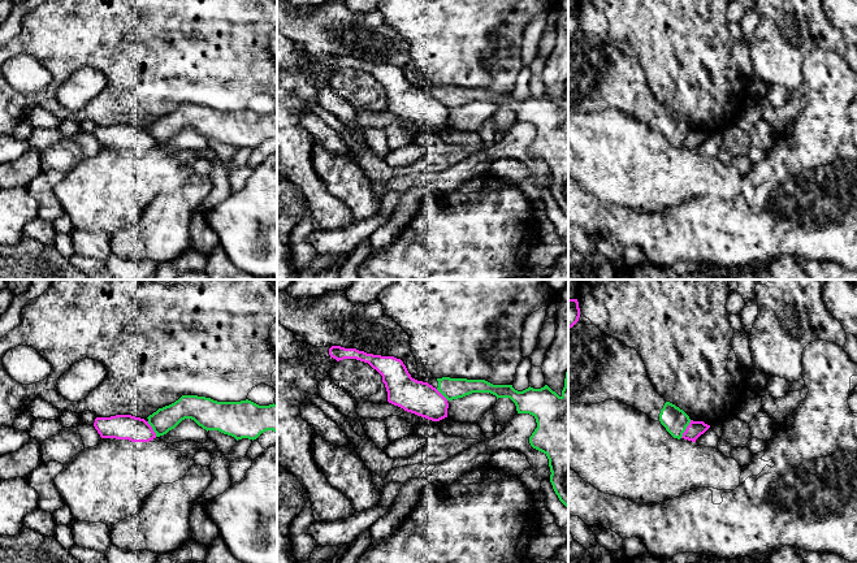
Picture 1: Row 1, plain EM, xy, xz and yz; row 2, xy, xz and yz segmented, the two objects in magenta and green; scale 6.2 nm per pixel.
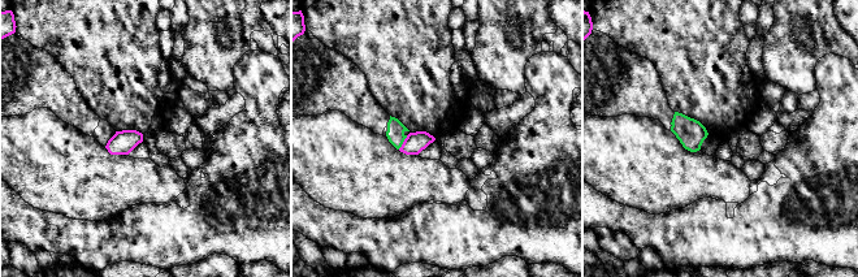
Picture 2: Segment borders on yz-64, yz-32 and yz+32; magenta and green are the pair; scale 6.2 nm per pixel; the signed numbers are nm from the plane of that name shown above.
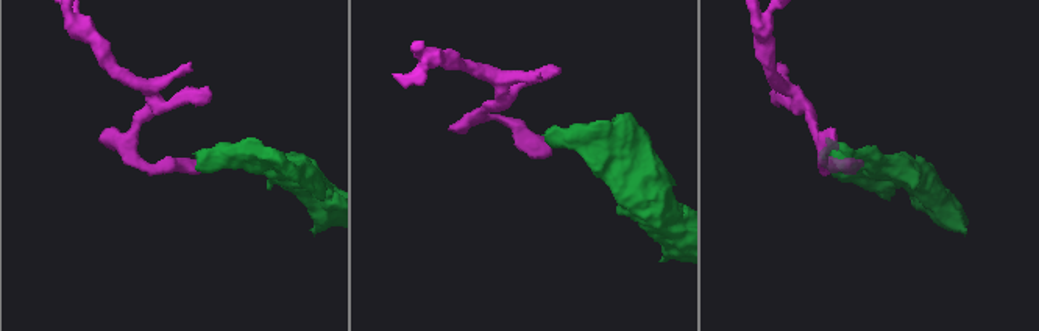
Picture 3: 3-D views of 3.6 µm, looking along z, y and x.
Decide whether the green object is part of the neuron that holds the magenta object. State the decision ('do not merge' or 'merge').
do not merge

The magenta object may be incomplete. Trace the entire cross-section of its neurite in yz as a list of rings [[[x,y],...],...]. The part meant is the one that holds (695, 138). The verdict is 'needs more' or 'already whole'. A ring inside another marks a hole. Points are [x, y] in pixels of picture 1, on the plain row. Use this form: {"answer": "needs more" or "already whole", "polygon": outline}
{"answer": "already whole", "polygon": [[[691,129],[689,134],[687,135],[685,140],[683,142],[684,148],[696,151],[696,148],[704,143],[710,134],[705,133],[704,130],[693,130]]]}

